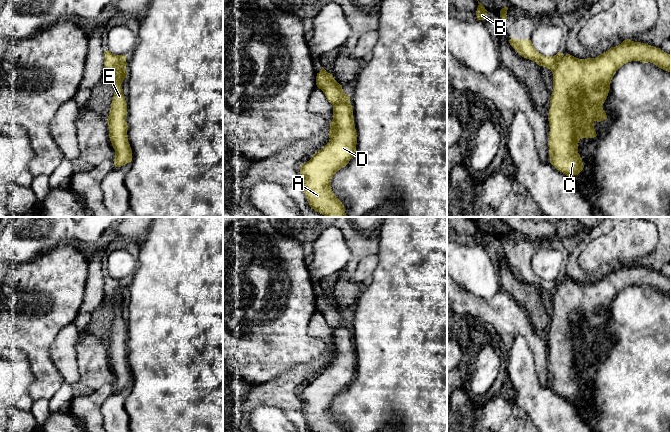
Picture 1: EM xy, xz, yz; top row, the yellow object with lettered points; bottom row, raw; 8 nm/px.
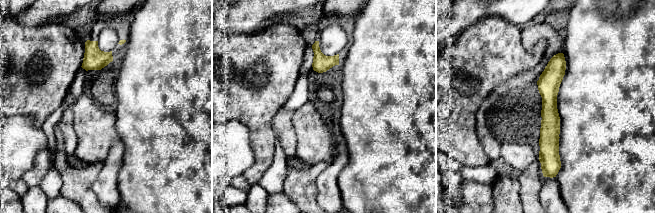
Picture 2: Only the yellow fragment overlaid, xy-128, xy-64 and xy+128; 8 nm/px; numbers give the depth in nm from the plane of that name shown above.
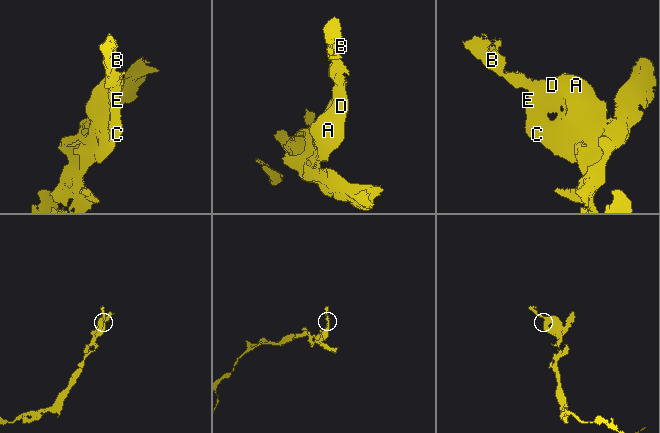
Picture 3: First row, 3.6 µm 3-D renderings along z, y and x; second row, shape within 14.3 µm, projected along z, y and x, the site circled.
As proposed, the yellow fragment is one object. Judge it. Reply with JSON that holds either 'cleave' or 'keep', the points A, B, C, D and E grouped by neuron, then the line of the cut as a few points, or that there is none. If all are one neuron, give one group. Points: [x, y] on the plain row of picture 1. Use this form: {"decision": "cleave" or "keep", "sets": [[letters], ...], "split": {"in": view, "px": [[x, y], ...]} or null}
{"decision": "cleave", "sets": [["A", "C", "D", "E"], ["B"]], "split": {"in": "xy", "px": [[125, 290], [119, 290], [110, 300]]}}

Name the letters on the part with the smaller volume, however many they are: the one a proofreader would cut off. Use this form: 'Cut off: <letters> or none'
Cut off: B

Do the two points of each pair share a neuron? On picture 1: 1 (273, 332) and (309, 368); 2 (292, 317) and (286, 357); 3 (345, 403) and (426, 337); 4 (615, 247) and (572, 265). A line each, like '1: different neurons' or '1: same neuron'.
1: different neurons
2: same neuron
3: same neuron
4: different neurons

